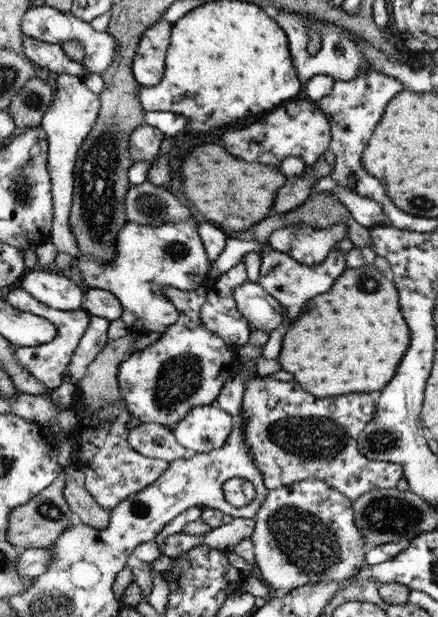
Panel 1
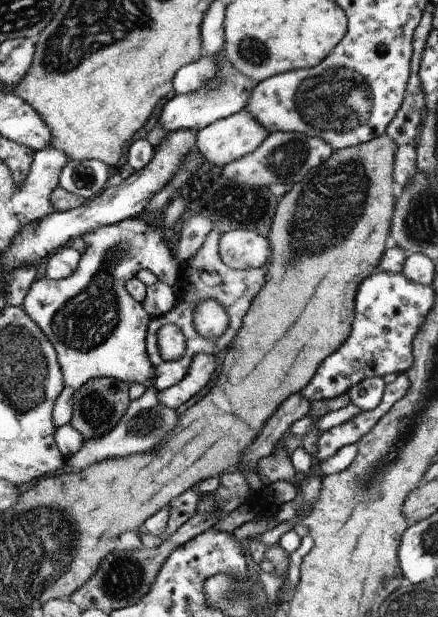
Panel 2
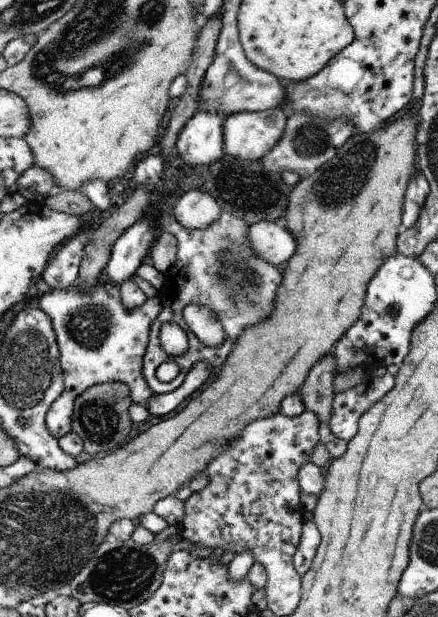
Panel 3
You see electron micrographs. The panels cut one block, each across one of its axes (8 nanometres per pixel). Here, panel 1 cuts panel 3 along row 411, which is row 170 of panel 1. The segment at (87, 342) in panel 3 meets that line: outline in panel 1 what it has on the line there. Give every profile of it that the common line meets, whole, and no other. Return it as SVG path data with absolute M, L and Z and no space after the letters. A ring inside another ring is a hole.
M69 74L58 75L54 91L54 99L44 113L40 126L48 138L48 174L52 179L54 212L50 240L58 248L58 252L66 252L68 256L77 258L81 251L69 223L69 213L72 212L74 198L73 170L76 168L81 146L85 144L86 138L89 137L97 124L101 110L101 99L99 94L85 85L83 78Z

